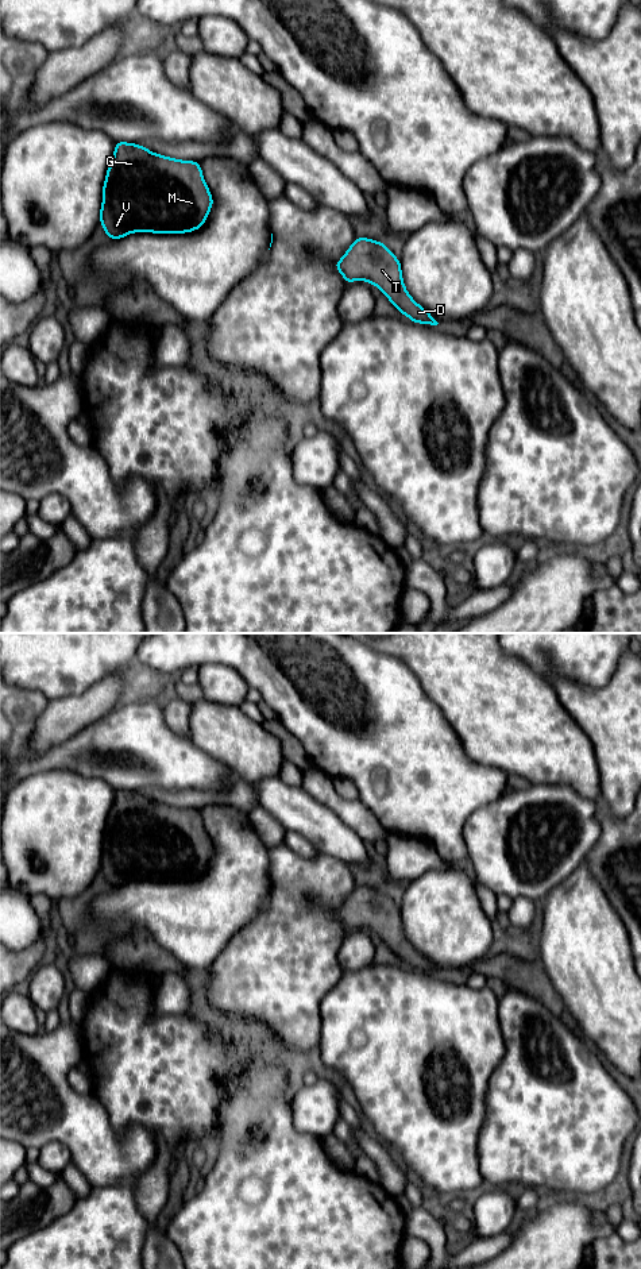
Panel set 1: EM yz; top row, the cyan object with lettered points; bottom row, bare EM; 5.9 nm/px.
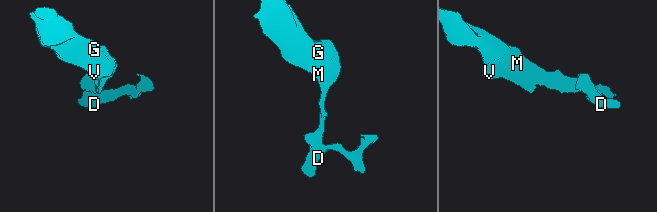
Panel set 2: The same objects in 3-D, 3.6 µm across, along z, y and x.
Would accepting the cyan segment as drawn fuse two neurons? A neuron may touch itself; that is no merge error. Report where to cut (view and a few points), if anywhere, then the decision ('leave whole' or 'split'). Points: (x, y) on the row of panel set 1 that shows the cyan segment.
cut none; leave whole

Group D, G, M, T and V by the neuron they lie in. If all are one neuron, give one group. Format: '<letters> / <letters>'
D G M T V

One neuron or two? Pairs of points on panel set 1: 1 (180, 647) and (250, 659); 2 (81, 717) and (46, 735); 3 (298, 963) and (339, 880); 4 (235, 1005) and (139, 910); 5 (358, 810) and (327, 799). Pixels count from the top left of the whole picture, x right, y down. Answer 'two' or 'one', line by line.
1: one
2: one
3: one
4: two
5: one

